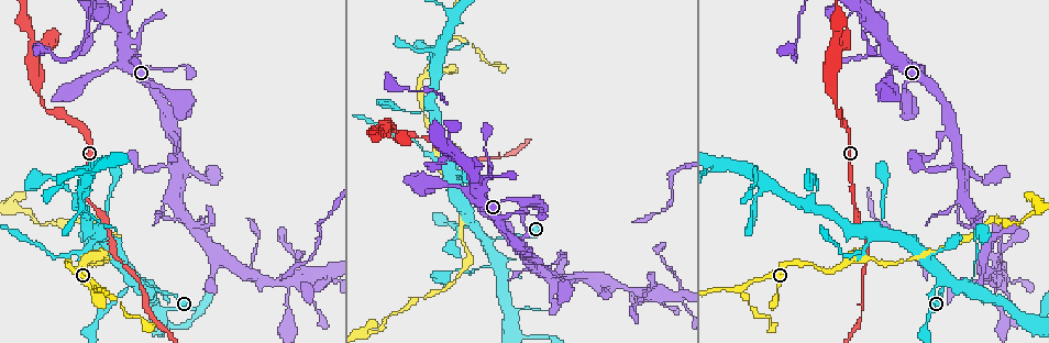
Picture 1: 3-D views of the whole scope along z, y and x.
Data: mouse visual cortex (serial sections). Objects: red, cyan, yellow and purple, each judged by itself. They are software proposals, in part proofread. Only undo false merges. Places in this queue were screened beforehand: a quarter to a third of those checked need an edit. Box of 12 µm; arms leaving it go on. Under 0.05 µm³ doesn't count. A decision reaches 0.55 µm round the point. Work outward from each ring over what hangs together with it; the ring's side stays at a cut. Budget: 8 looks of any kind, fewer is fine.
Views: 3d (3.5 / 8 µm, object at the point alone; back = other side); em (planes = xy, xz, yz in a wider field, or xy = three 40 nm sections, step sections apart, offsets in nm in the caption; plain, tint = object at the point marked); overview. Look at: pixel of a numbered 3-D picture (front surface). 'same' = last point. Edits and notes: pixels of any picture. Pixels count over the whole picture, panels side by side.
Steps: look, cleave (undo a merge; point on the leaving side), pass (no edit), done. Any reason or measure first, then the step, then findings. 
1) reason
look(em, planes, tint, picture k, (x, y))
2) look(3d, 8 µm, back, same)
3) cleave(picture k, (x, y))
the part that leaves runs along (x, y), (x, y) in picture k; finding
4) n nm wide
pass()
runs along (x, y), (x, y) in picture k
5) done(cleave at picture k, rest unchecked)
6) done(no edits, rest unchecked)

four-way junction
look(3d, 3.5 µm, picture 1, (465, 189))

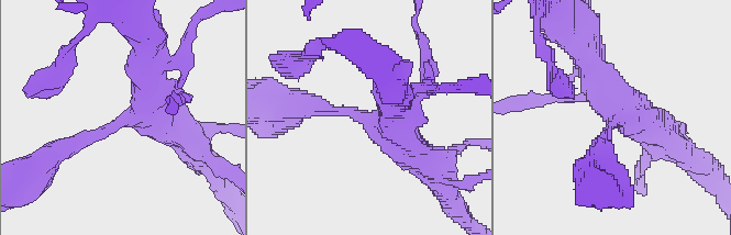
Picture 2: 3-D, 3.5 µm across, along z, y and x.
arms of 150, 150, 450, 450 nm
pass()
runs along (425, 159), (398, 129), (314, 105) in picture 2; one cell here

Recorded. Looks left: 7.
thin arm on a thick one
look(3d, 8 µm, picture 1, (881, 234))

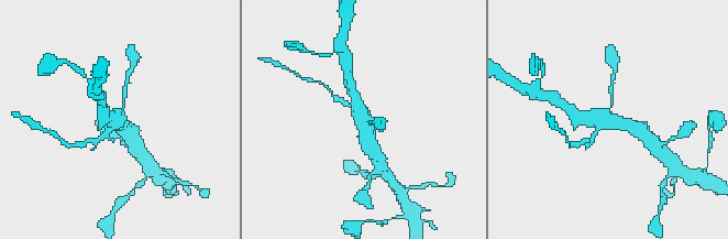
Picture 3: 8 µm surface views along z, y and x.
look(em, planes, tint, picture 3, (363, 121))

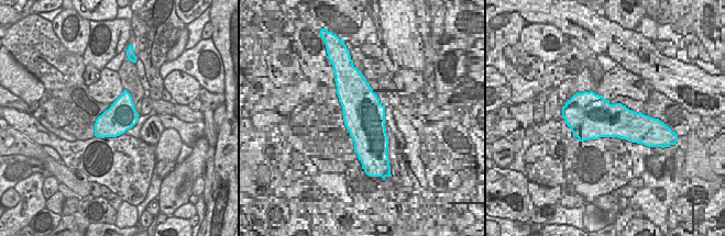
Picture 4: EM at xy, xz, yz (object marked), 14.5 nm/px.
pass()
runs along (370, 148), (364, 116), (353, 91) in picture 3; continuous, no second cell

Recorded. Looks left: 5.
thin neck
look(3d, 3.5 µm, picture 1, (753, 181))

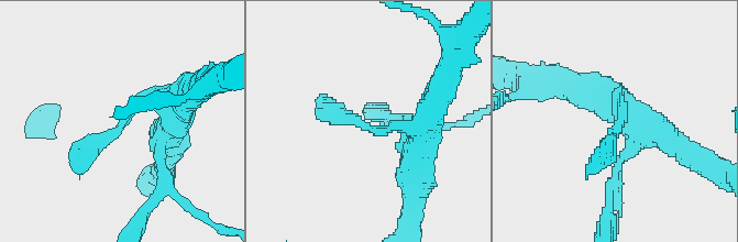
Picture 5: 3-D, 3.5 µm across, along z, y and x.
look(em, xy, step 5, tint, picture 5, (121, 122))

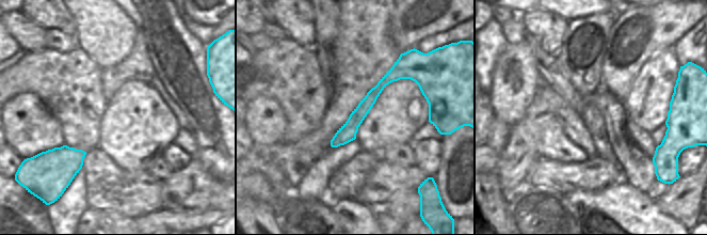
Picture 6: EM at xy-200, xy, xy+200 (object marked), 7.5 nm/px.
pass()
runs along (178, 105), (147, 94), (80, 172) in picture 5; continuous, no second cell

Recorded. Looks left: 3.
done(no edits, rest unchecked)

